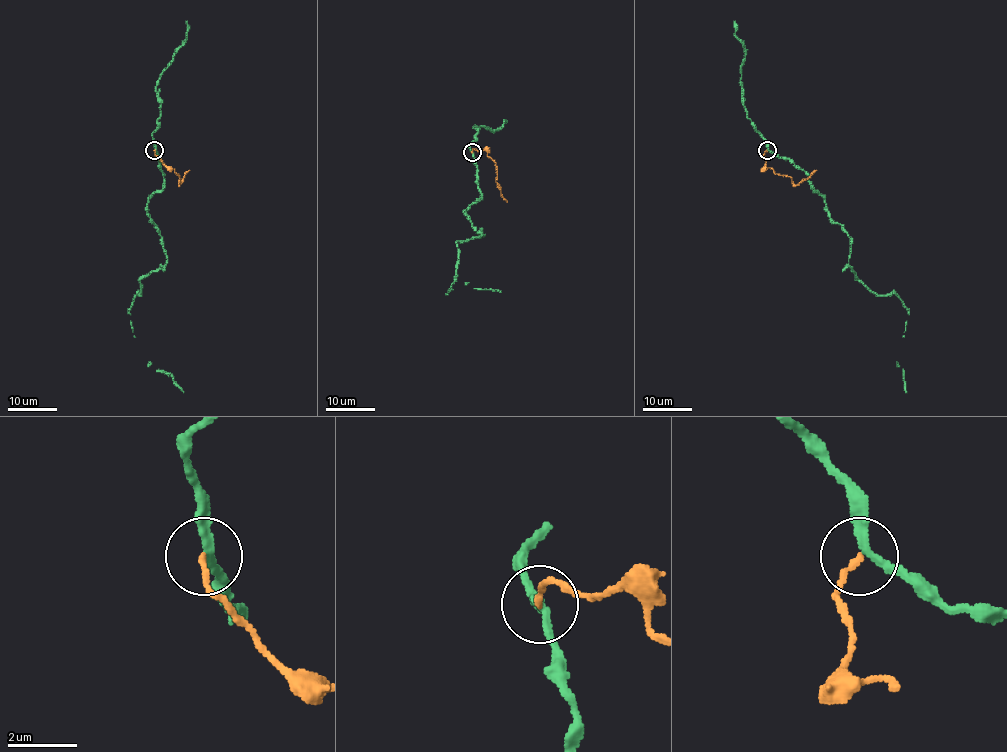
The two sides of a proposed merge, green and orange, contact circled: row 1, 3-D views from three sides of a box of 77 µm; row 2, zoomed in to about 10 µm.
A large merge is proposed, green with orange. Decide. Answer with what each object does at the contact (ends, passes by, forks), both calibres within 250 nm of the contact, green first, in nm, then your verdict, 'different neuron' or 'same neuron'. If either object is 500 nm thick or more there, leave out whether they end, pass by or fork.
green passes by; orange ends there; 200 nm thick on the green side, 170 nm on the other; different neuron

